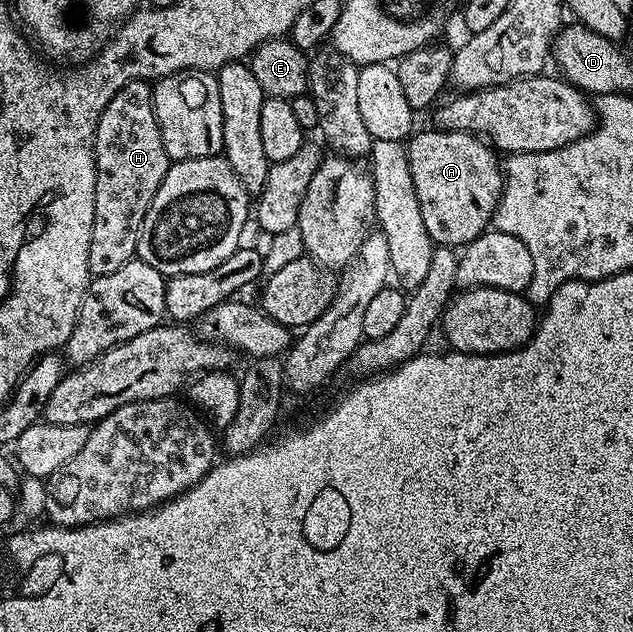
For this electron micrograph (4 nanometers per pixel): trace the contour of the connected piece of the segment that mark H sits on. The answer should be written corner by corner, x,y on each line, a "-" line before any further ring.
147,81
128,82
106,104
96,129
96,183
94,184
94,228
90,232
89,275
118,272
122,264
136,257
136,245
142,228
142,220
162,184
170,165
166,148
162,144
162,132
154,116
152,86

